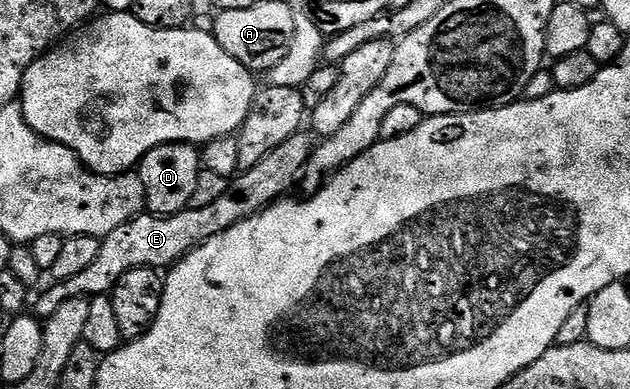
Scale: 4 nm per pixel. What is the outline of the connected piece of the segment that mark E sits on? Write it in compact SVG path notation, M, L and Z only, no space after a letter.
M304 133L294 134L286 141L282 141L278 149L262 157L258 165L241 170L210 206L189 206L176 215L141 213L136 218L126 221L126 225L118 225L114 233L100 239L98 258L92 262L90 269L78 273L78 277L53 282L51 284L53 287L49 291L42 292L37 299L35 296L35 314L47 317L53 315L63 303L71 299L79 299L81 296L107 295L116 286L122 273L130 269L171 268L193 249L210 241L210 237L230 229L235 223L241 223L243 219L248 219L251 215L264 210L265 207L271 207L273 203L283 200L291 192L288 190L291 189L292 182L299 177L300 170L309 166L313 146L313 140L308 140Z

